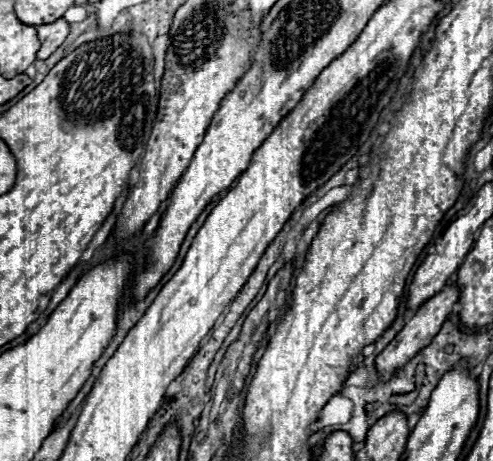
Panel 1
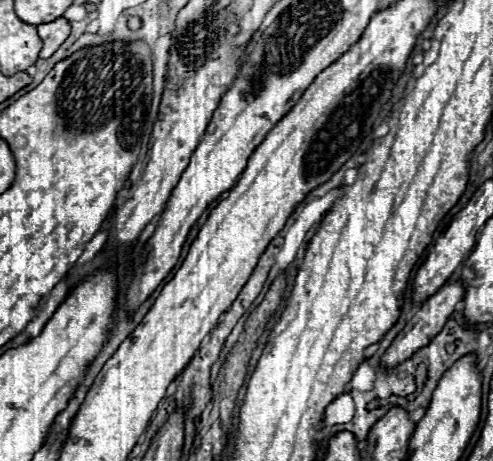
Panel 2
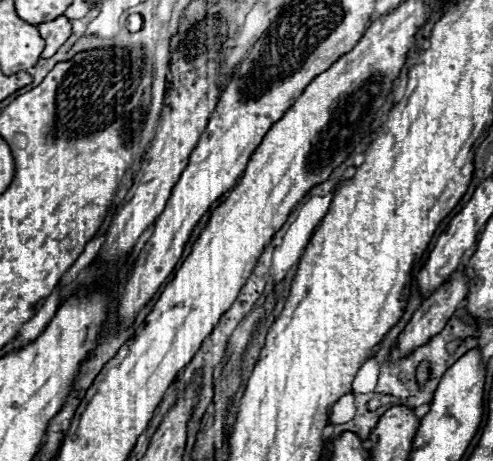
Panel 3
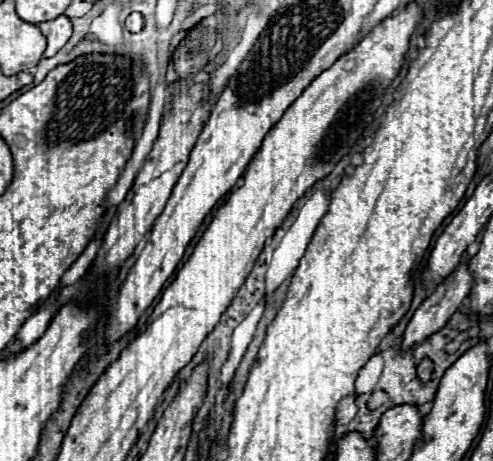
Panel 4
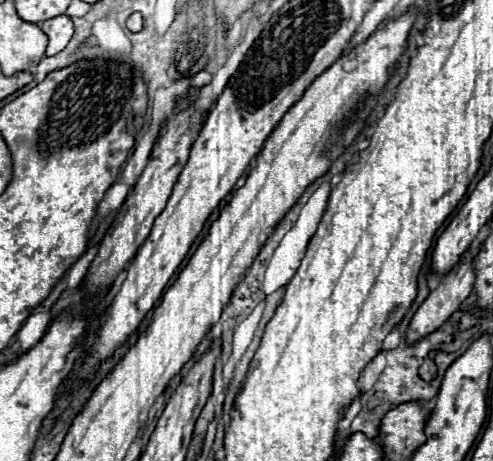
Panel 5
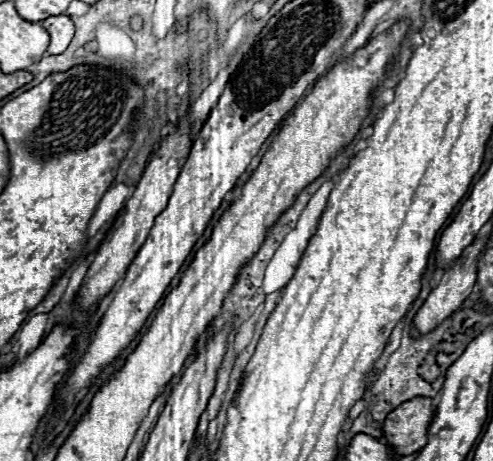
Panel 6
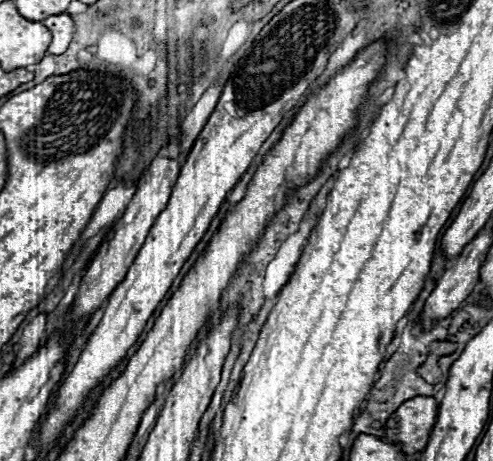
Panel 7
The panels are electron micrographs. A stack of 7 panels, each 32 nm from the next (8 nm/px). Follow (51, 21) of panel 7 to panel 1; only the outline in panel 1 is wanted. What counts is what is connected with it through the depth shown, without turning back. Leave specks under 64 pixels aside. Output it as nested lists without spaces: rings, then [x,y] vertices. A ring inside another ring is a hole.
[[[60,18],[60,20],[52,22],[52,24],[38,26],[38,38],[42,42],[42,48],[36,54],[36,58],[38,60],[46,60],[66,40],[68,32],[70,32],[70,24],[64,18]]]

